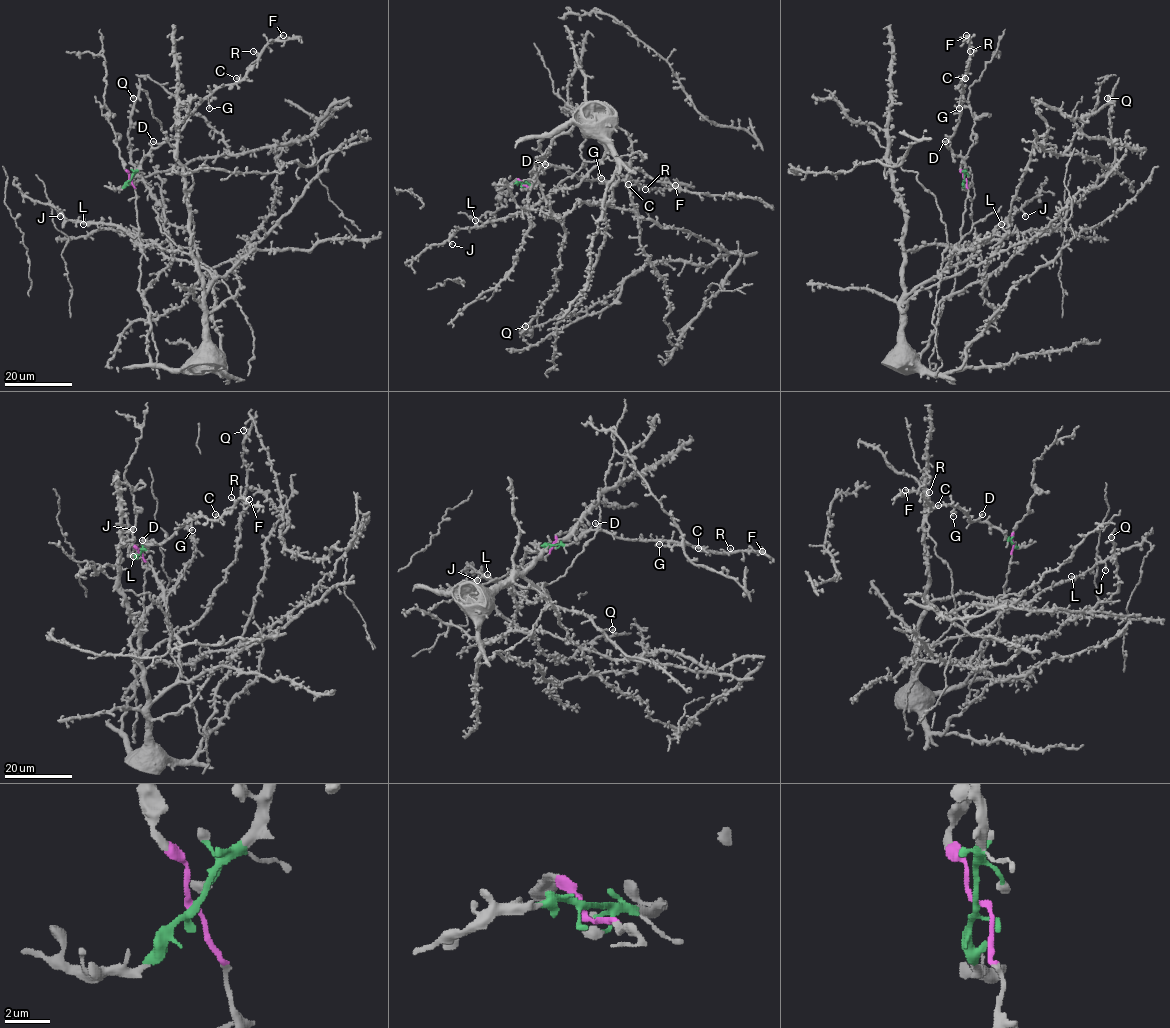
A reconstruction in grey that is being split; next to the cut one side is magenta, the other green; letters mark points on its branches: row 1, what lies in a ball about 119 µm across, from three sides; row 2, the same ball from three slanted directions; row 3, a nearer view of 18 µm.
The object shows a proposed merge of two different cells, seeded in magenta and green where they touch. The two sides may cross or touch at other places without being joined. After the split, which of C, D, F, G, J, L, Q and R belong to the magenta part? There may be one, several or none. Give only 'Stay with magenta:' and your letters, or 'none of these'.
Stay with magenta: J, L, Q

